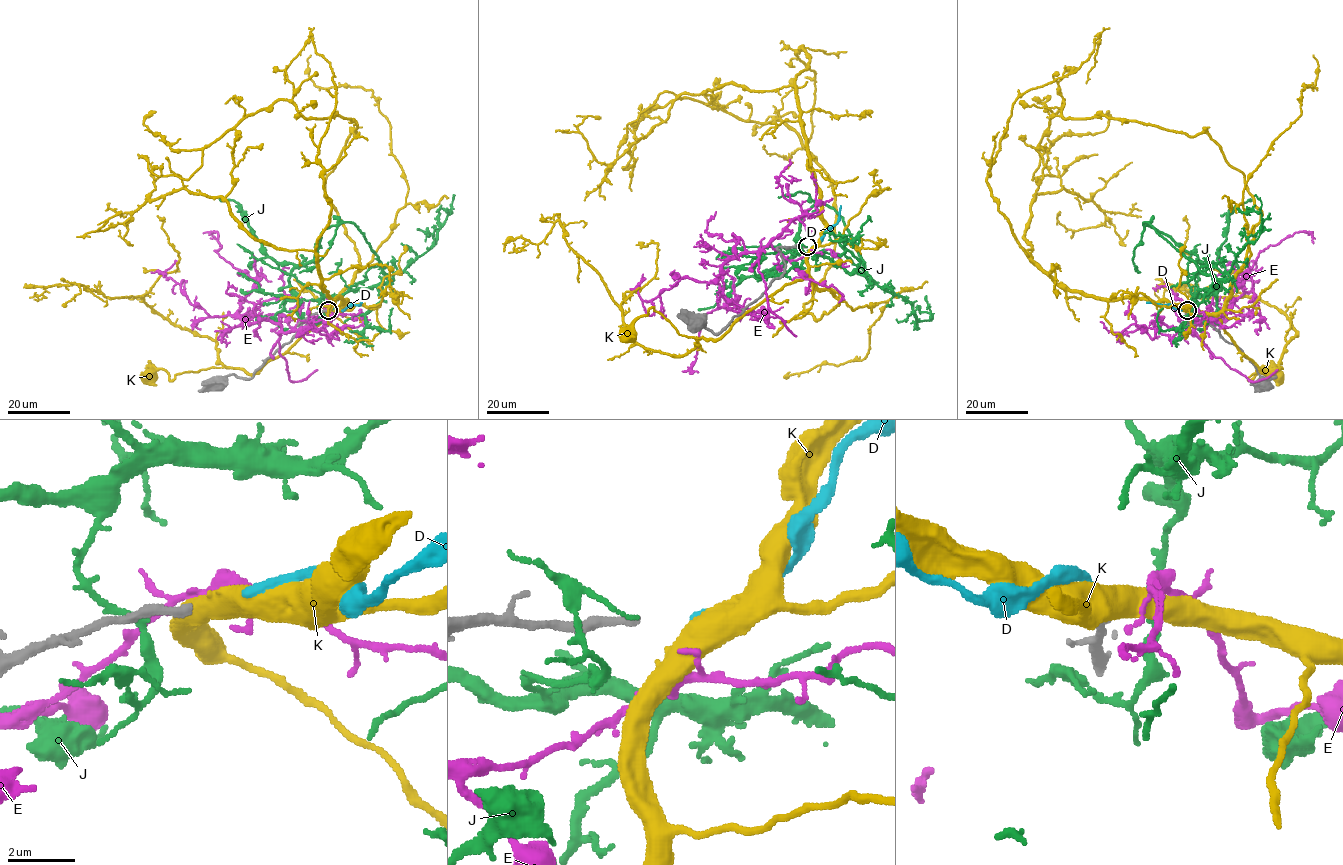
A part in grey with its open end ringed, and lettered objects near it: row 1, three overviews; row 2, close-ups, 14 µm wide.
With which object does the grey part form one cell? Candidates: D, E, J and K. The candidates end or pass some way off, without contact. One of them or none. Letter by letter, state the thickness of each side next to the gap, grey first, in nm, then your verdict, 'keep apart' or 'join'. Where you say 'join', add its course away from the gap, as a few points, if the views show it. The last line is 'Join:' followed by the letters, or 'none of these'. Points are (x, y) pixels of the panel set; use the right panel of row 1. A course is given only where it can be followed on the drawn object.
D: 240/260 nm | join | via (1187, 309), (1147, 301)
E: 240/150 nm | keep apart
J: 240/200 nm | keep apart
K: 240/480 nm | keep apart
Join: D

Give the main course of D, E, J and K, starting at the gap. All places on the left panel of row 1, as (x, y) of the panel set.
D: (332, 309), (344, 309), (362, 301)
E: (331, 312), (284, 332), (268, 320), (242, 323), (240, 301), (255, 280), (217, 252), (216, 231), (219, 243)
J: (324, 311), (324, 297), (391, 280), (353, 223), (324, 230), (312, 260), (281, 264), (241, 205), (219, 199)
K: (331, 309), (256, 373), (213, 367), (177, 373), (170, 380), (160, 369), (149, 372)

